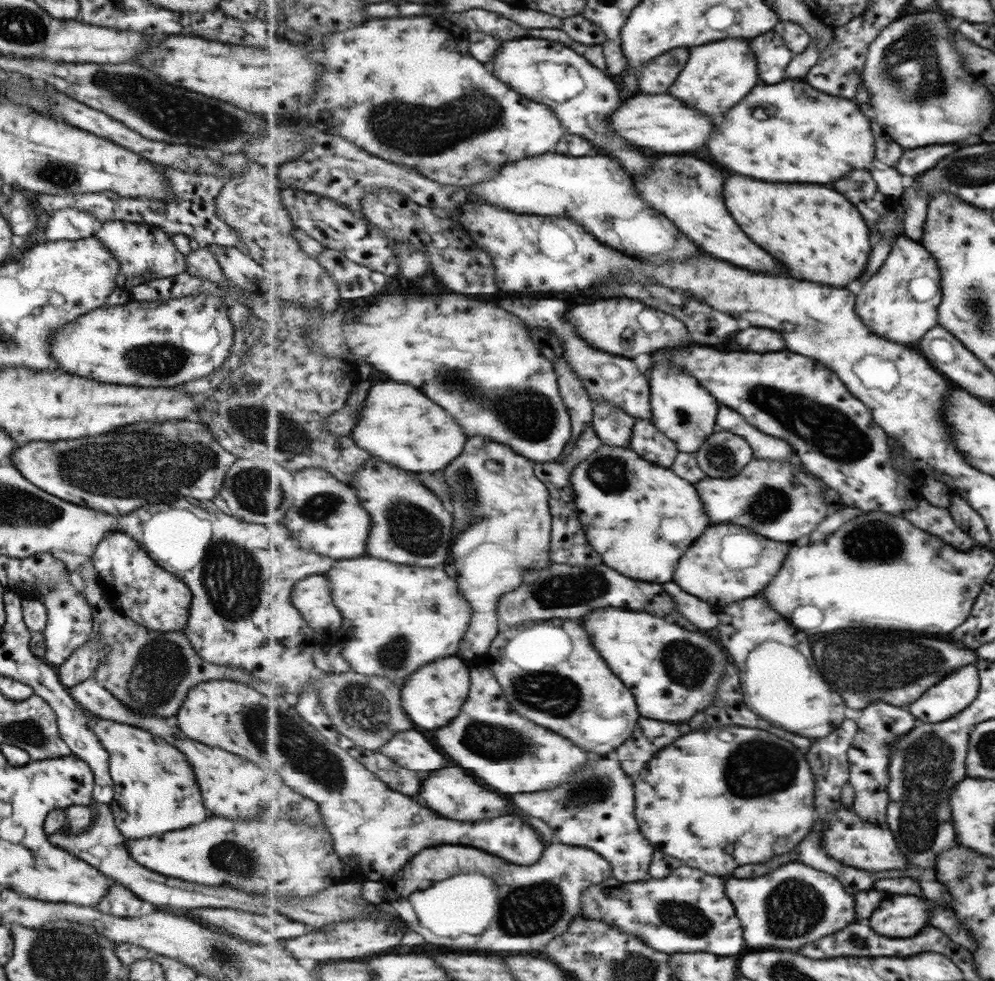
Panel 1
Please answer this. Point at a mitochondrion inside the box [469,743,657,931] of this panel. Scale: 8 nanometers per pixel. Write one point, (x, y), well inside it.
(587, 792)

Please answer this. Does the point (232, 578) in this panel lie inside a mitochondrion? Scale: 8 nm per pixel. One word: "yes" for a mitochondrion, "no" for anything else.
yes

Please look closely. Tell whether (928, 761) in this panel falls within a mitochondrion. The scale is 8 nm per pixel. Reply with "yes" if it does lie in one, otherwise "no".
yes

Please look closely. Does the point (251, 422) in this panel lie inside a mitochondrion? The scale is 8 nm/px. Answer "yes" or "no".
yes

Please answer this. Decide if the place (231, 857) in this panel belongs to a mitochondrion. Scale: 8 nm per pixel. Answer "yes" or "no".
yes

